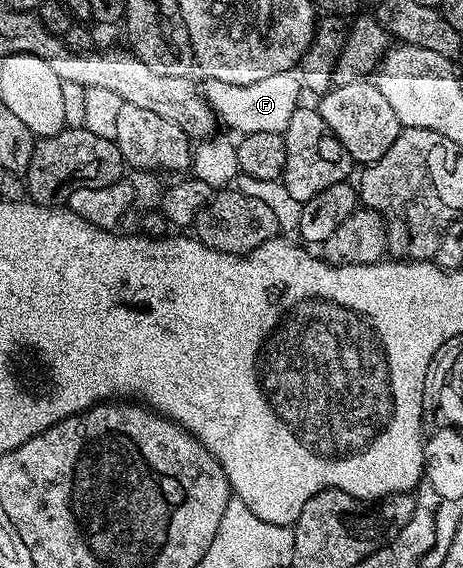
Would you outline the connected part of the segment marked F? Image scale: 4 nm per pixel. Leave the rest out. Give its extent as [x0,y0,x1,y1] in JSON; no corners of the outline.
[201,72,301,135]

